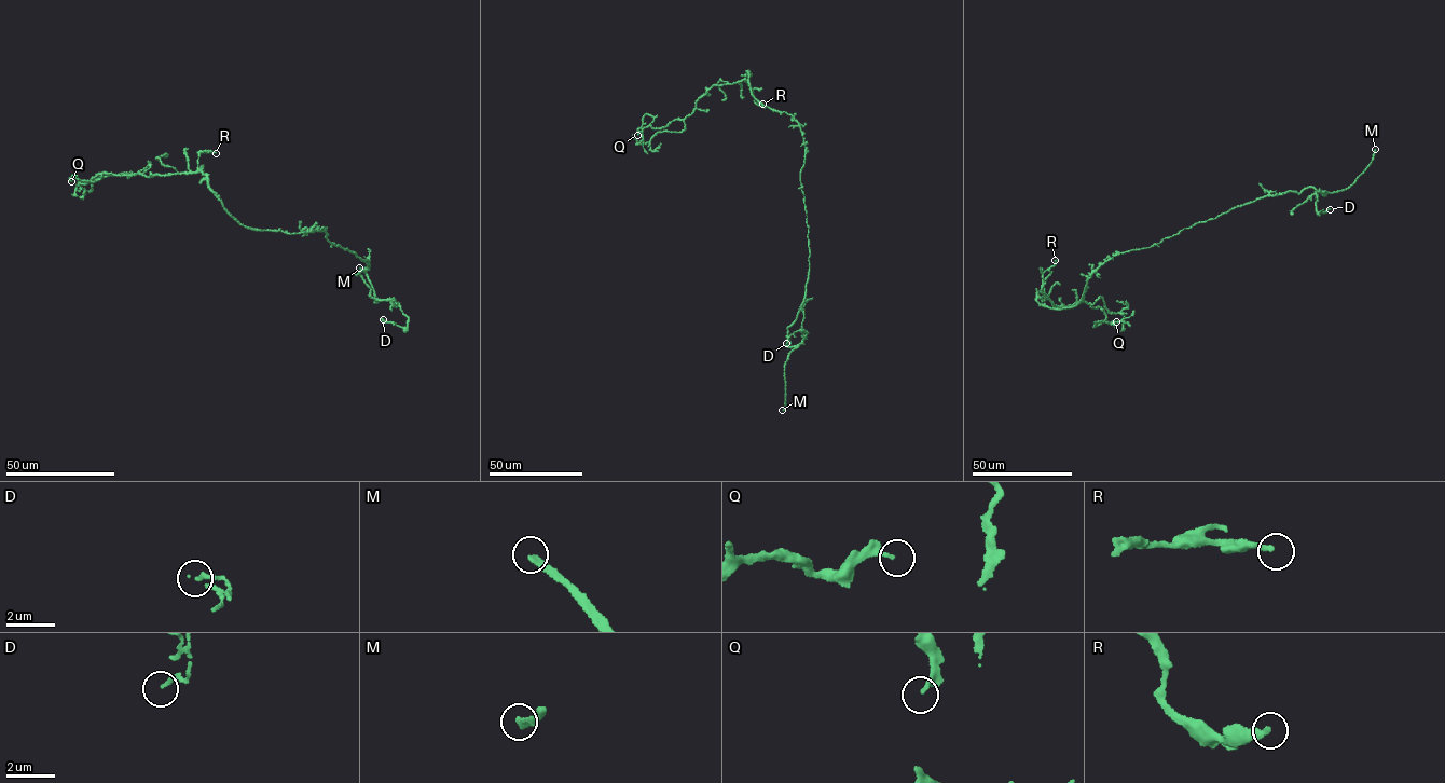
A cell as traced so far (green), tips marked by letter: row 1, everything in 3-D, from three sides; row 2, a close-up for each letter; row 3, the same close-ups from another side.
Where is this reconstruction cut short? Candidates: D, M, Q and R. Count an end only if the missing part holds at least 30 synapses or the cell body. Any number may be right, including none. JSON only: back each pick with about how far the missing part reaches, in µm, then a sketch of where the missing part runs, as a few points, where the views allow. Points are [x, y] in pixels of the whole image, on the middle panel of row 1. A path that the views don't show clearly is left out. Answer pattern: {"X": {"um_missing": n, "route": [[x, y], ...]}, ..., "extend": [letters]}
{"M": {"um_missing": 40, "route": [[782, 410], [779, 393]]}, "extend": ["M"]}

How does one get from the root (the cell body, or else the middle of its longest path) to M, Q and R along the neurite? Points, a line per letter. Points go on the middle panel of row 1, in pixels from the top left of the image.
M: (804, 143), (800, 181), (809, 270), (802, 303), (787, 328), (787, 345), (794, 347), (785, 367), (782, 410)
Q: (804, 143), (794, 118), (752, 95), (748, 70), (712, 85), (666, 126), (651, 127), (645, 114), (637, 135)
R: (804, 143), (794, 118), (765, 106), (752, 95), (747, 71), (749, 73), (745, 81), (754, 101), (762, 104)

